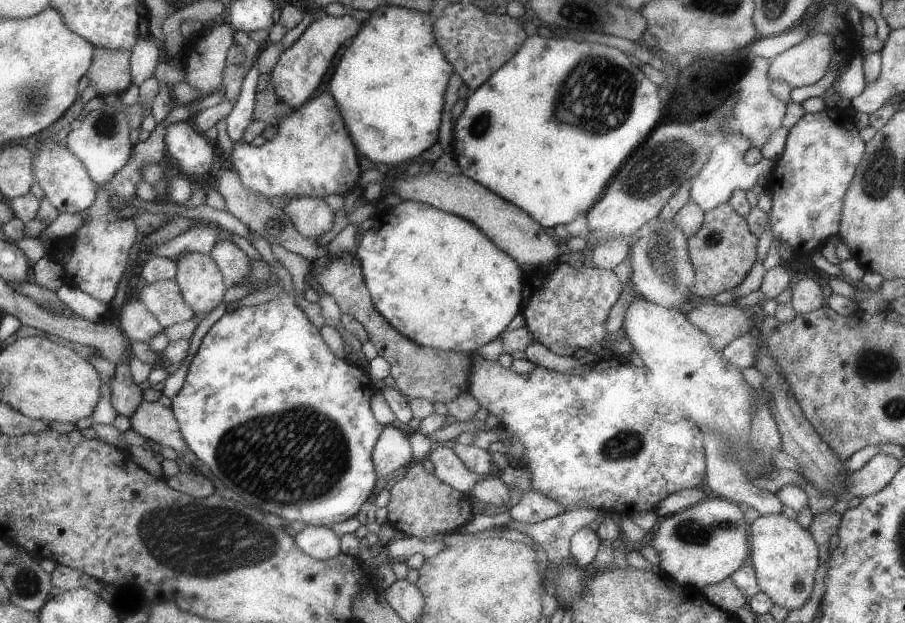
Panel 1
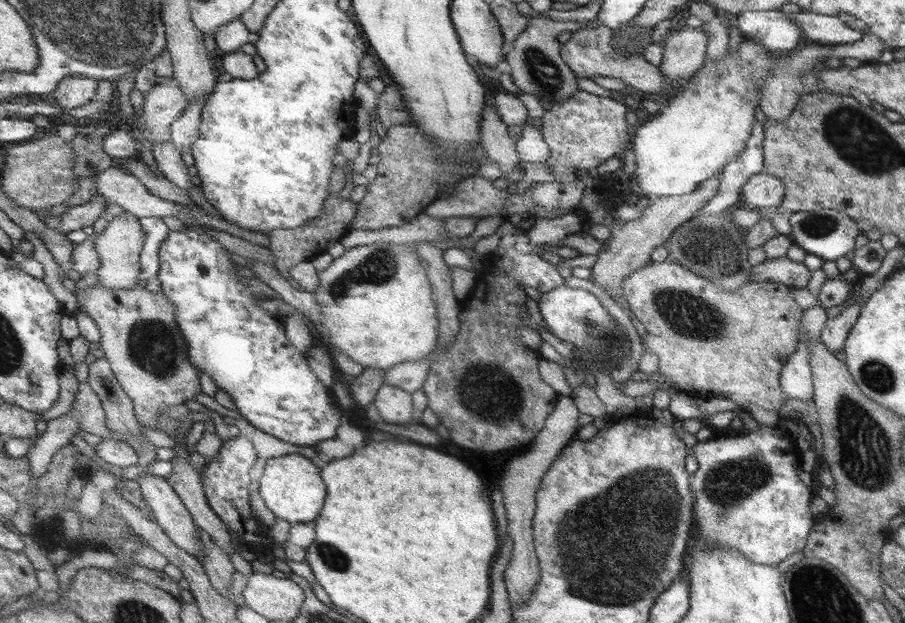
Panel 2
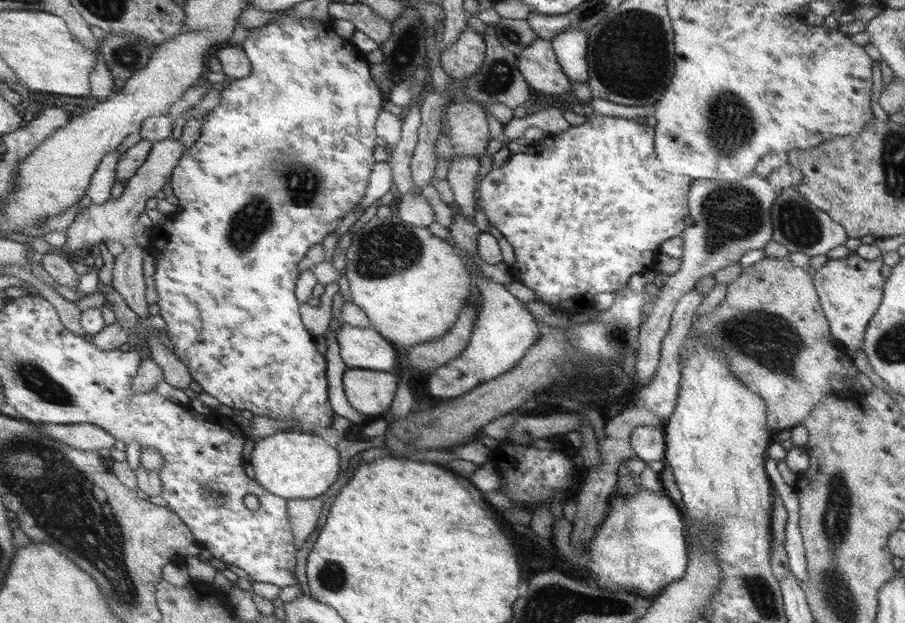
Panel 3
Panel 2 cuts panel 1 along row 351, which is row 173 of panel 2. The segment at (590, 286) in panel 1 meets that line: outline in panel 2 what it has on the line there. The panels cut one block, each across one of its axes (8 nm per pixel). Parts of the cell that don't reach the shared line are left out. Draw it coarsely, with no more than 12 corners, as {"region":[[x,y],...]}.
{"region":[[575,92],[541,116],[553,182],[629,146],[625,108]]}

